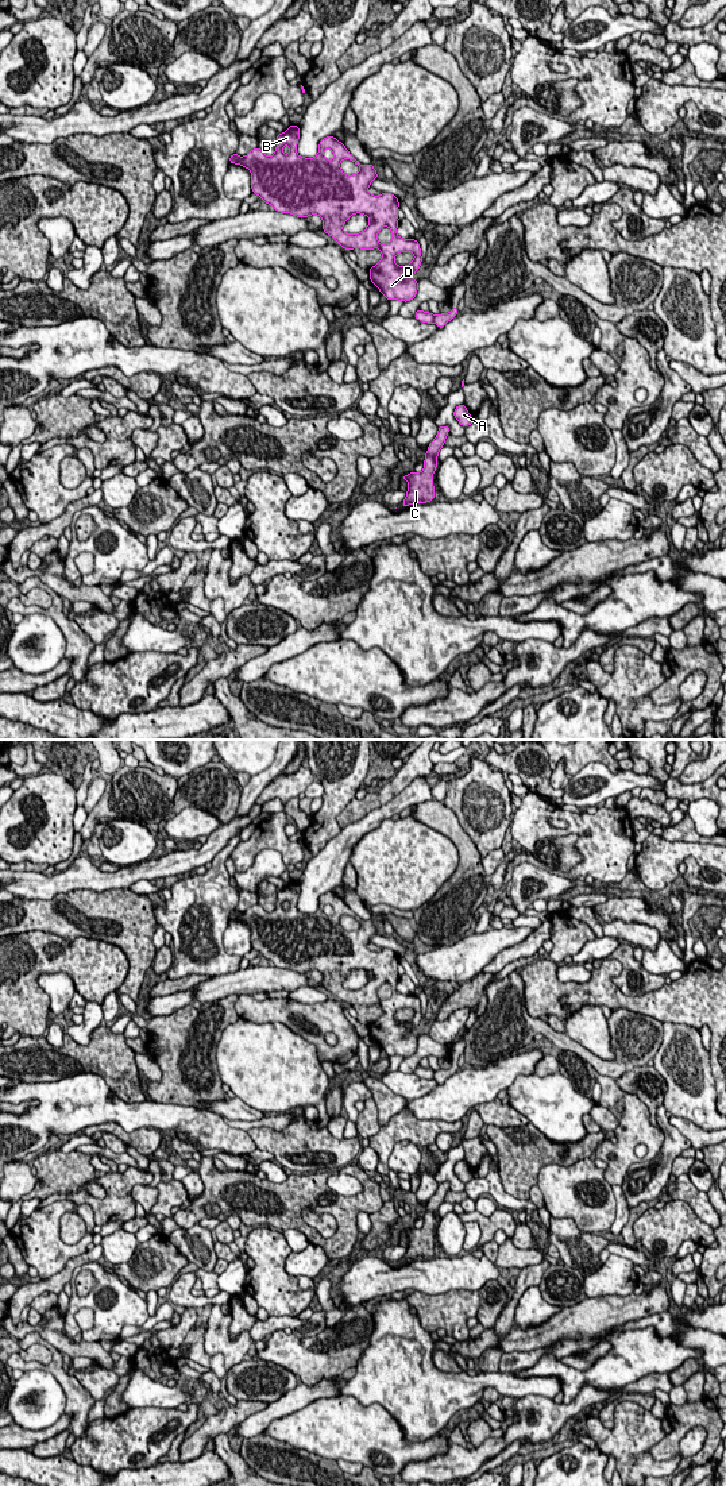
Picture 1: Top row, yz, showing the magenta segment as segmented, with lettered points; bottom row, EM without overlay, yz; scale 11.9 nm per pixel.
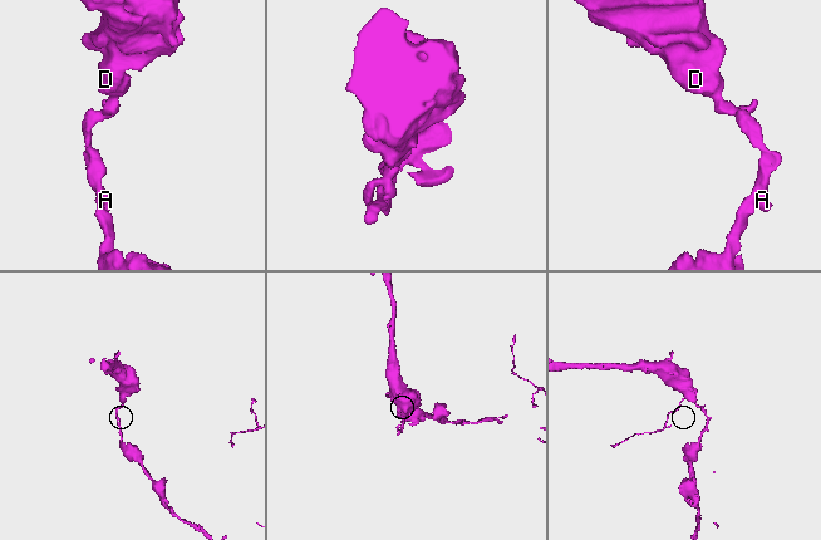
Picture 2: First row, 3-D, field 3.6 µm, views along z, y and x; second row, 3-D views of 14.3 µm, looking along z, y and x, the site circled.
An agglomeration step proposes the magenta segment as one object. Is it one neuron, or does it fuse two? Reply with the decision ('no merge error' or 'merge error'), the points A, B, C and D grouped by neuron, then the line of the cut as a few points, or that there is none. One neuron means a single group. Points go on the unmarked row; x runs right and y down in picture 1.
merge error | A C / B D | yz (435, 1072), (432, 1077)

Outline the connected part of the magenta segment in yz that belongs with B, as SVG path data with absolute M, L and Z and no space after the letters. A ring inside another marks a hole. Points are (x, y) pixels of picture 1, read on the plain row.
M291 880L283 889L277 889L271 912L256 903L244 912L232 910L228 919L251 927L252 949L273 961L274 966L301 974L318 970L323 987L347 1007L379 1004L382 1015L368 1026L370 1037L389 1057L412 1057L418 1046L413 1030L420 1024L422 1012L418 996L397 991L398 954L387 947L370 950L367 945L371 937L378 935L372 919L360 920L332 891L320 896L314 914L300 912L300 891L300 883ZM343 915L352 916L360 927L344 930L340 925ZM355 969L366 970L370 979L363 988L345 989L343 981ZM385 981L391 985L391 997L381 1000L376 991ZM399 1008L413 1008L414 1015L406 1022L398 1022L394 1014Z

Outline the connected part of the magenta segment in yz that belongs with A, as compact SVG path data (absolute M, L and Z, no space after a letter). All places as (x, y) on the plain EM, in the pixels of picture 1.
M464 1159L457 1161L455 1163L453 1173L464 1184L470 1182L475 1177L475 1174L472 1174L471 1170L468 1169L468 1166L467 1166Z

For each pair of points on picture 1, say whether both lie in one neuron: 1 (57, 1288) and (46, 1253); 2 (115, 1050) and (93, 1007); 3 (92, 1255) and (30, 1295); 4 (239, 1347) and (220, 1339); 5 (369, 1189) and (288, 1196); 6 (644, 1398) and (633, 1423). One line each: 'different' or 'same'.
1: different
2: different
3: same
4: same
5: same
6: different

